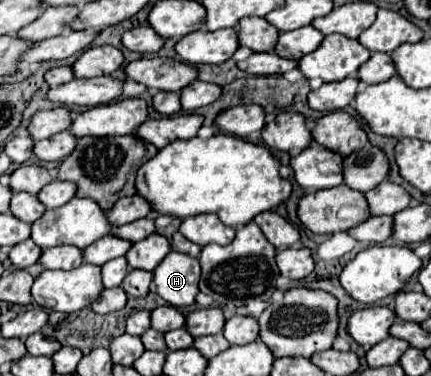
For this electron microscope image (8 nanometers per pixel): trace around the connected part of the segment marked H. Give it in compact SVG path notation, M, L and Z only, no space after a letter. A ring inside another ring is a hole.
M169 252L153 272L155 292L175 308L191 306L199 292L199 276L201 266L197 258L181 252Z

